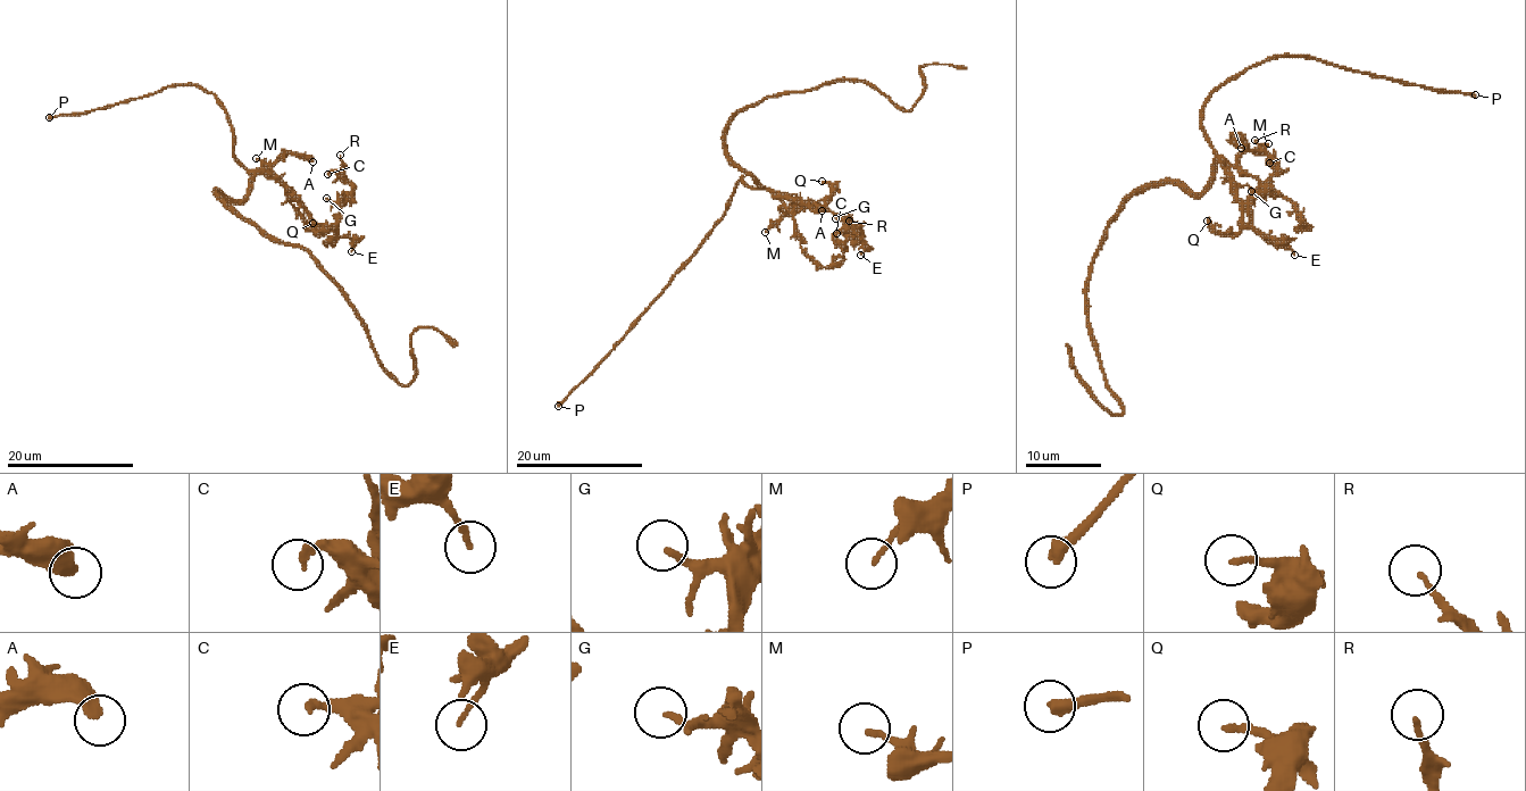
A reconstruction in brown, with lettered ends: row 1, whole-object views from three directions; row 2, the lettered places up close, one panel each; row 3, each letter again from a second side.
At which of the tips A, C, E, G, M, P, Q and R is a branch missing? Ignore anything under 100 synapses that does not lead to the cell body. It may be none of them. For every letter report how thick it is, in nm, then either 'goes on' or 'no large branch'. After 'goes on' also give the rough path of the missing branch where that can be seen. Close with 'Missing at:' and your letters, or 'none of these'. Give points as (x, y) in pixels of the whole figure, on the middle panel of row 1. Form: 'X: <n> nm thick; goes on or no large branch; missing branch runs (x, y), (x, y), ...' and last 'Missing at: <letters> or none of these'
A: 340 nm thick; no large branch
C: 200 nm thick; no large branch
E: 130 nm thick; no large branch
G: 180 nm thick; no large branch
M: 140 nm thick; no large branch
P: 360 nm thick; goes on
Q: 180 nm thick; no large branch
R: 130 nm thick; no large branch
Missing at: P

